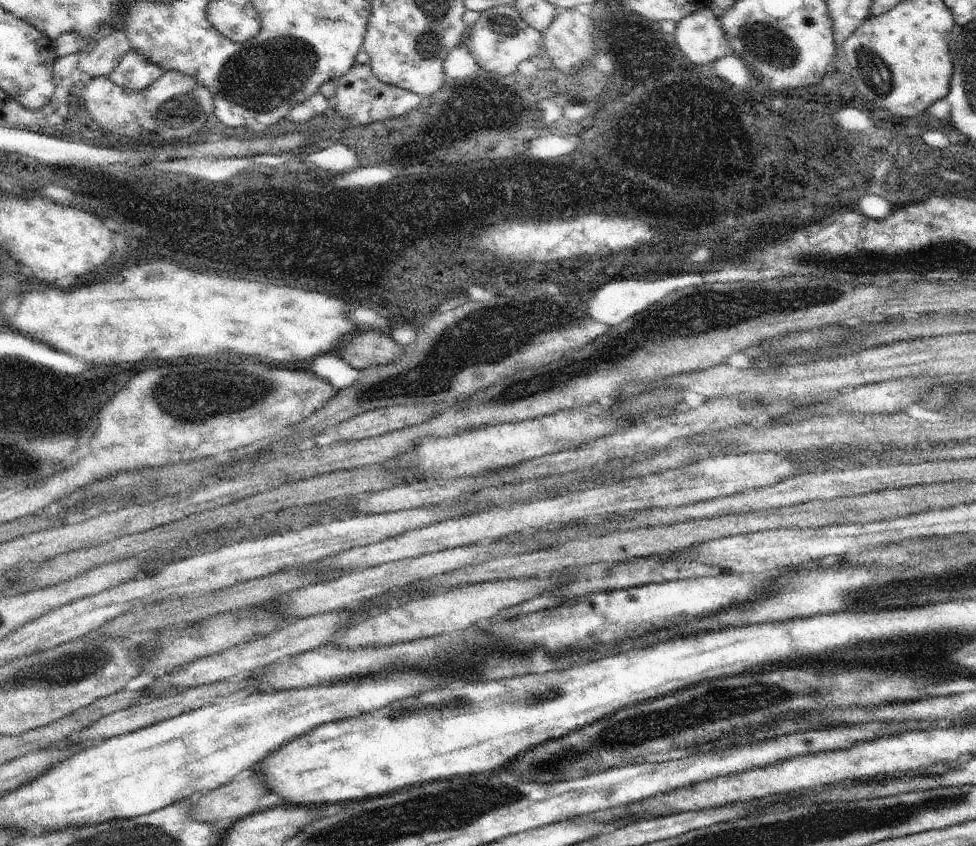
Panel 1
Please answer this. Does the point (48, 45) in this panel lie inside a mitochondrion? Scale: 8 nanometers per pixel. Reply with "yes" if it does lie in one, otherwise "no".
no

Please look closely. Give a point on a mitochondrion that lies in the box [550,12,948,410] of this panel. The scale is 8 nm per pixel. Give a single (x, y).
(761, 40)

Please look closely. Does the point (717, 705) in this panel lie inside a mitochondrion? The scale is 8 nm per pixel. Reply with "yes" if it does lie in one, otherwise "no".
yes

